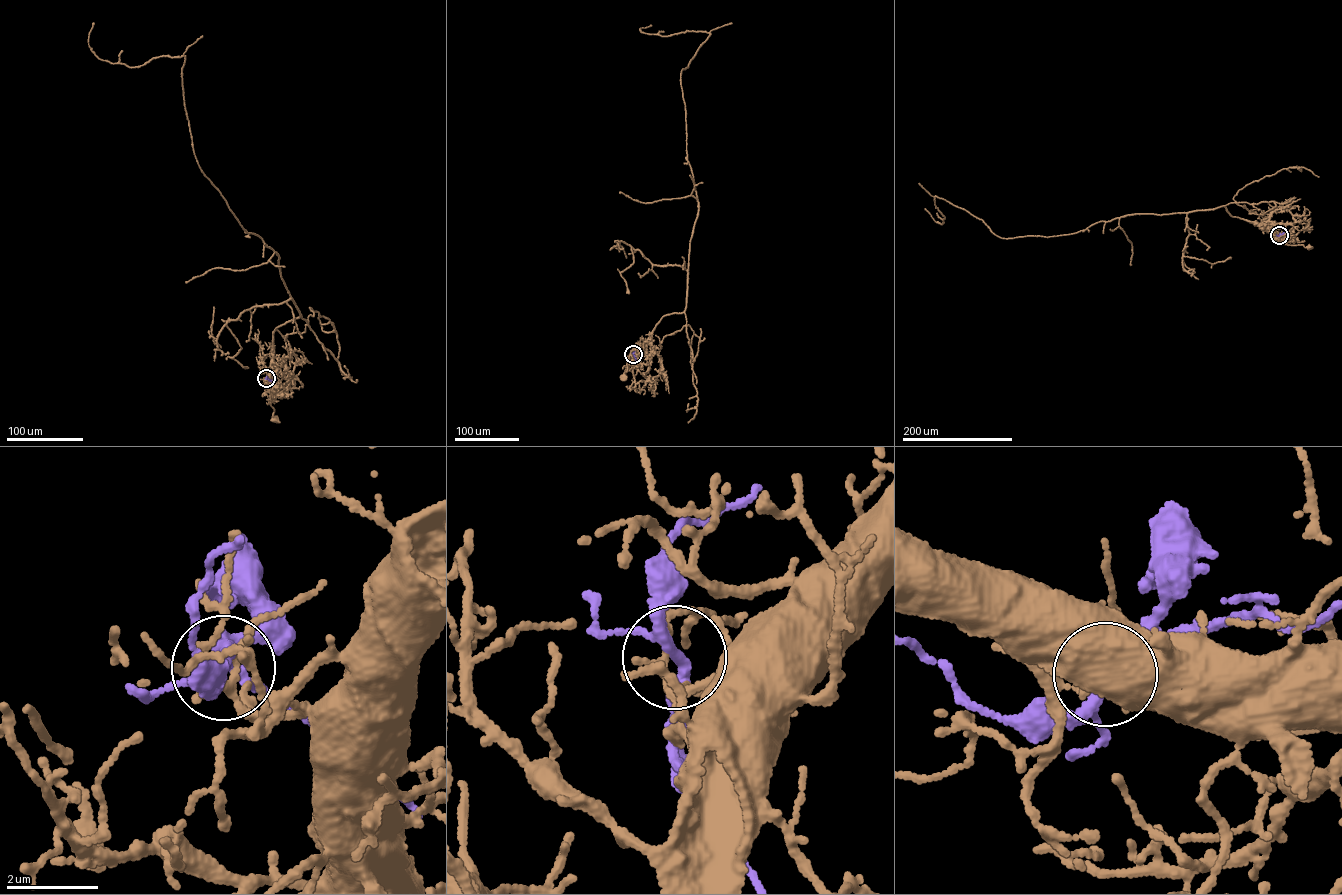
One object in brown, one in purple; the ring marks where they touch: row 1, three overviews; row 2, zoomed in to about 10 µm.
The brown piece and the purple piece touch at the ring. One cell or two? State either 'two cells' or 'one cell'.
two cells

